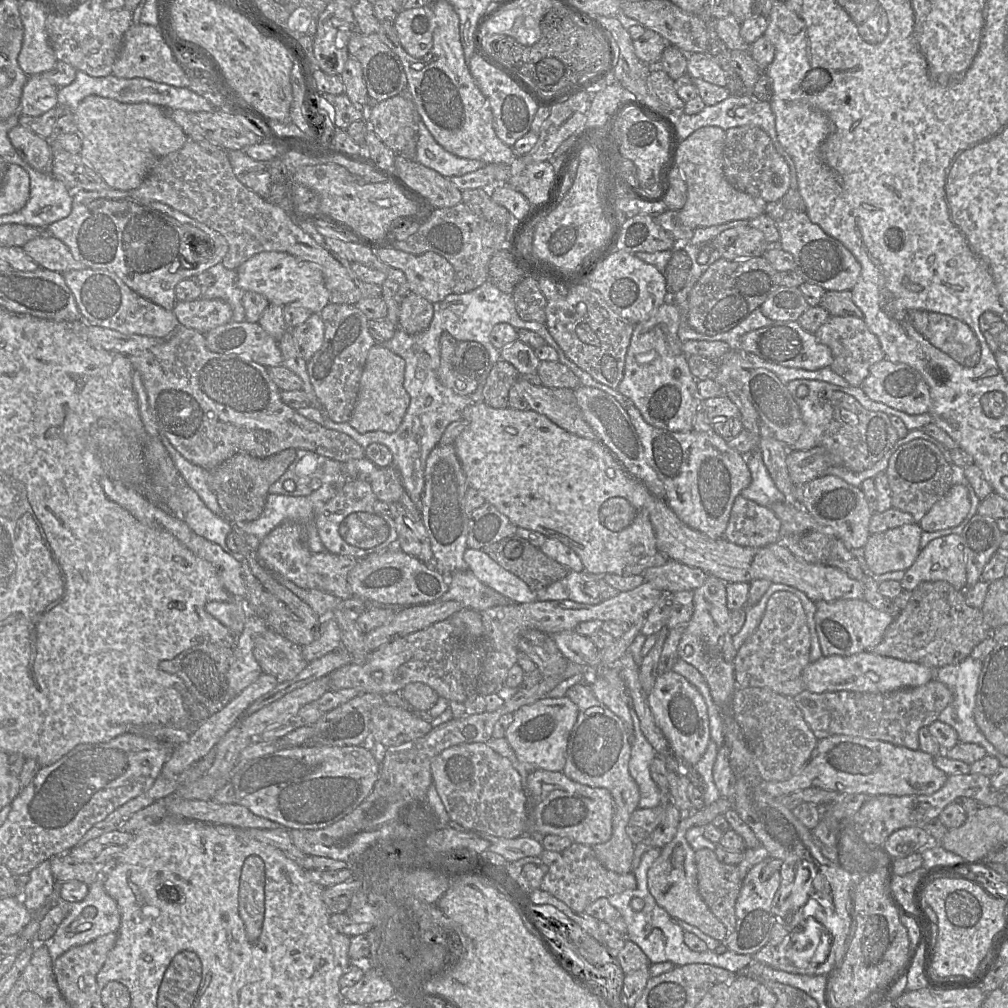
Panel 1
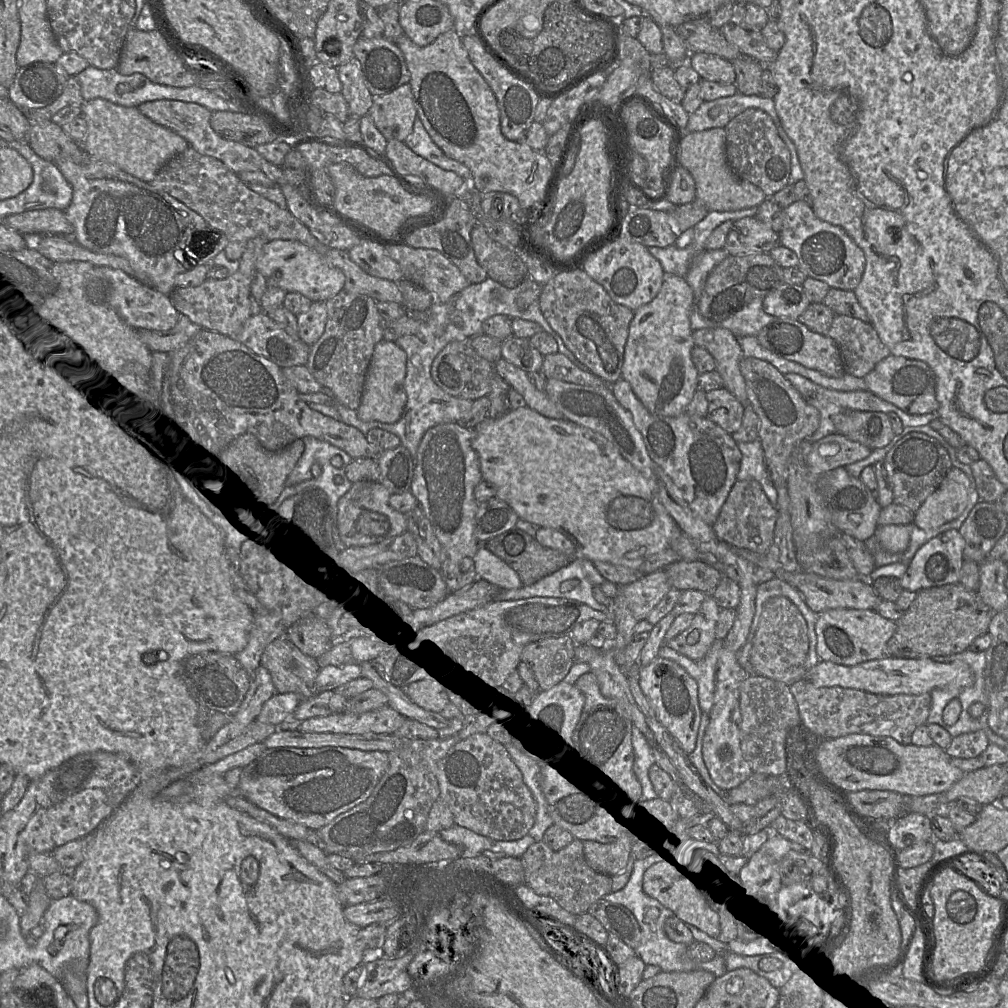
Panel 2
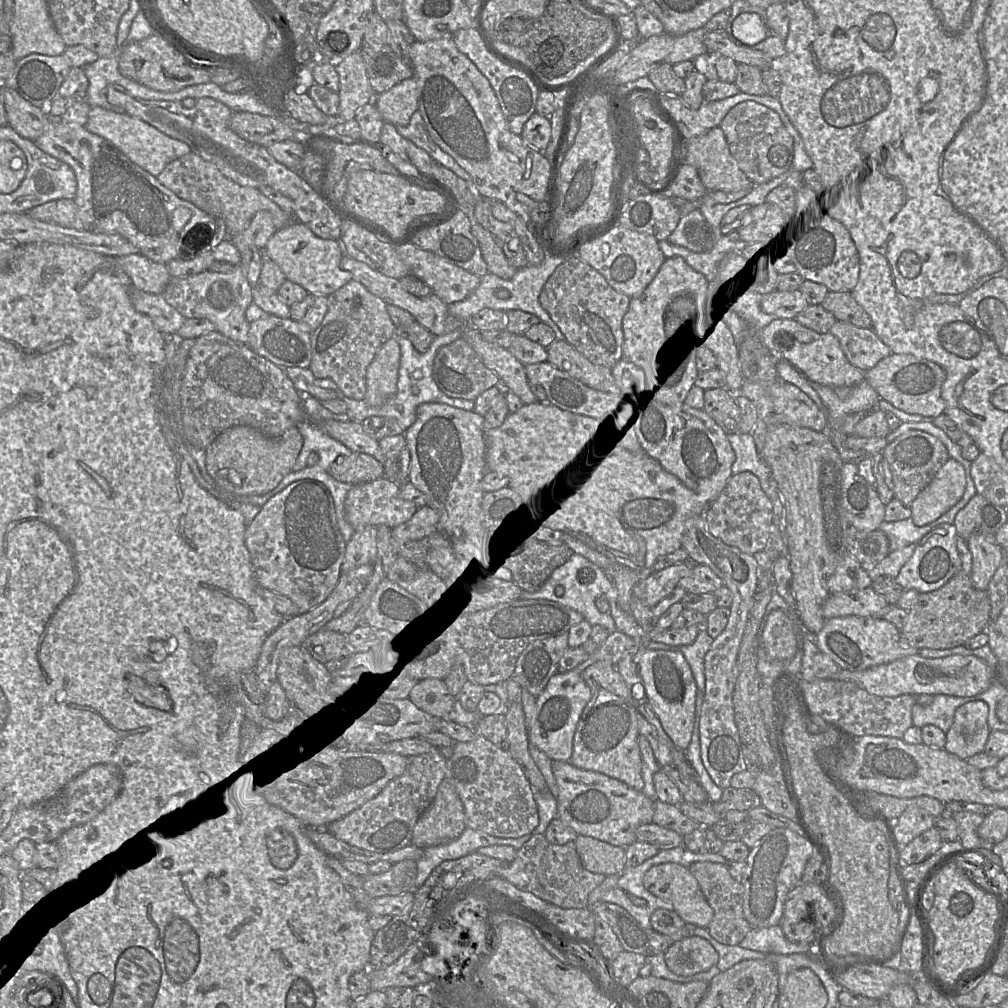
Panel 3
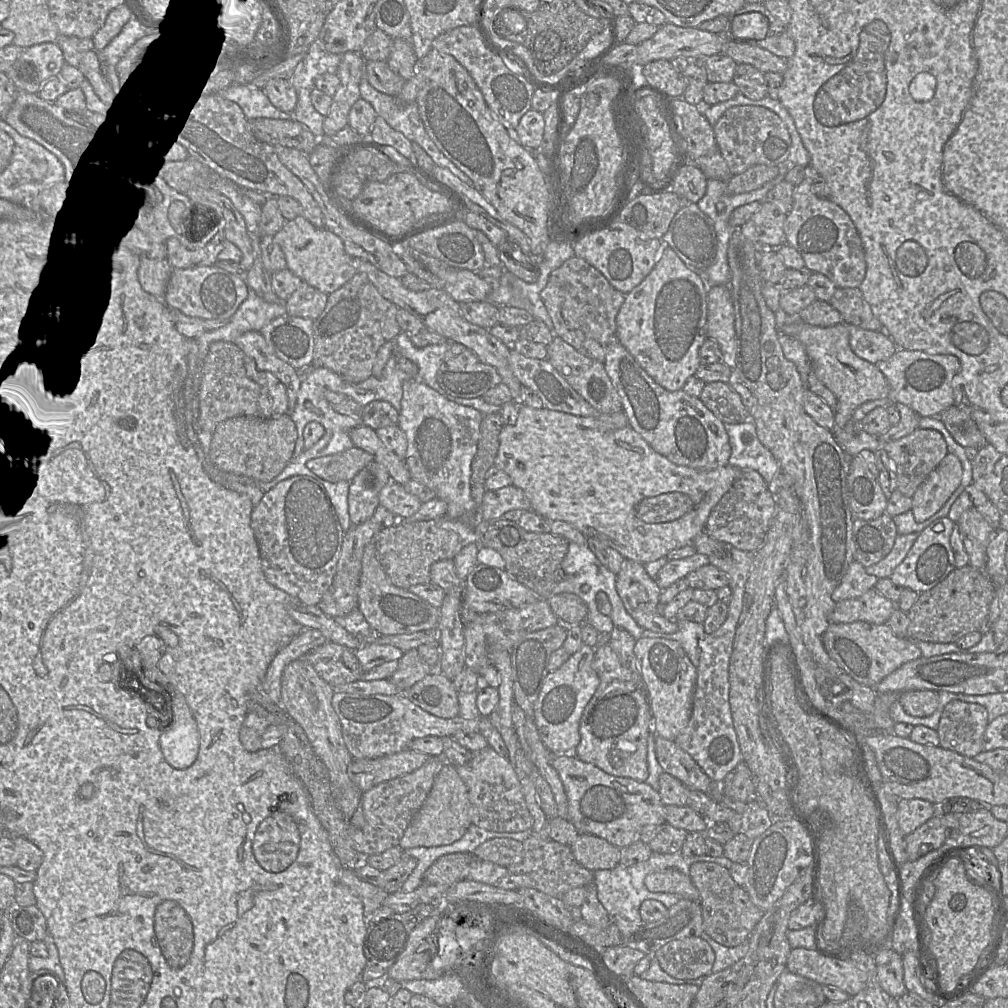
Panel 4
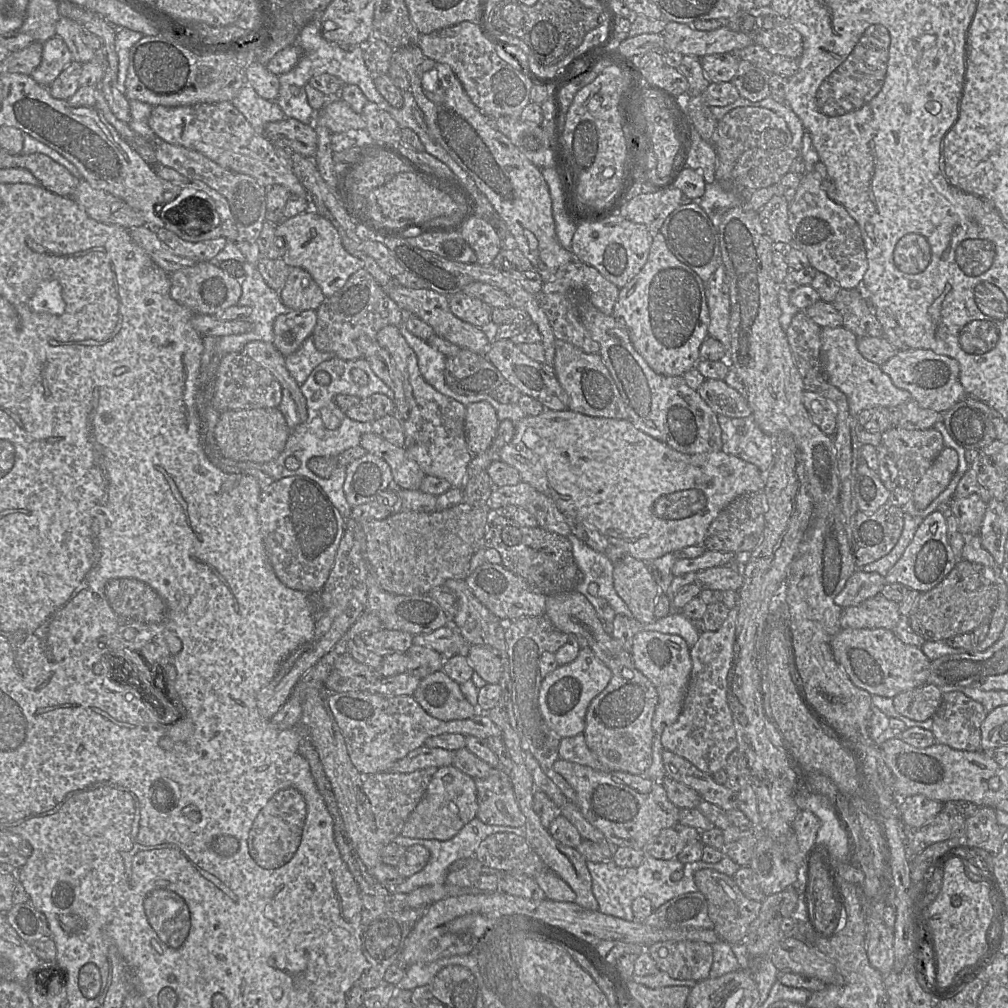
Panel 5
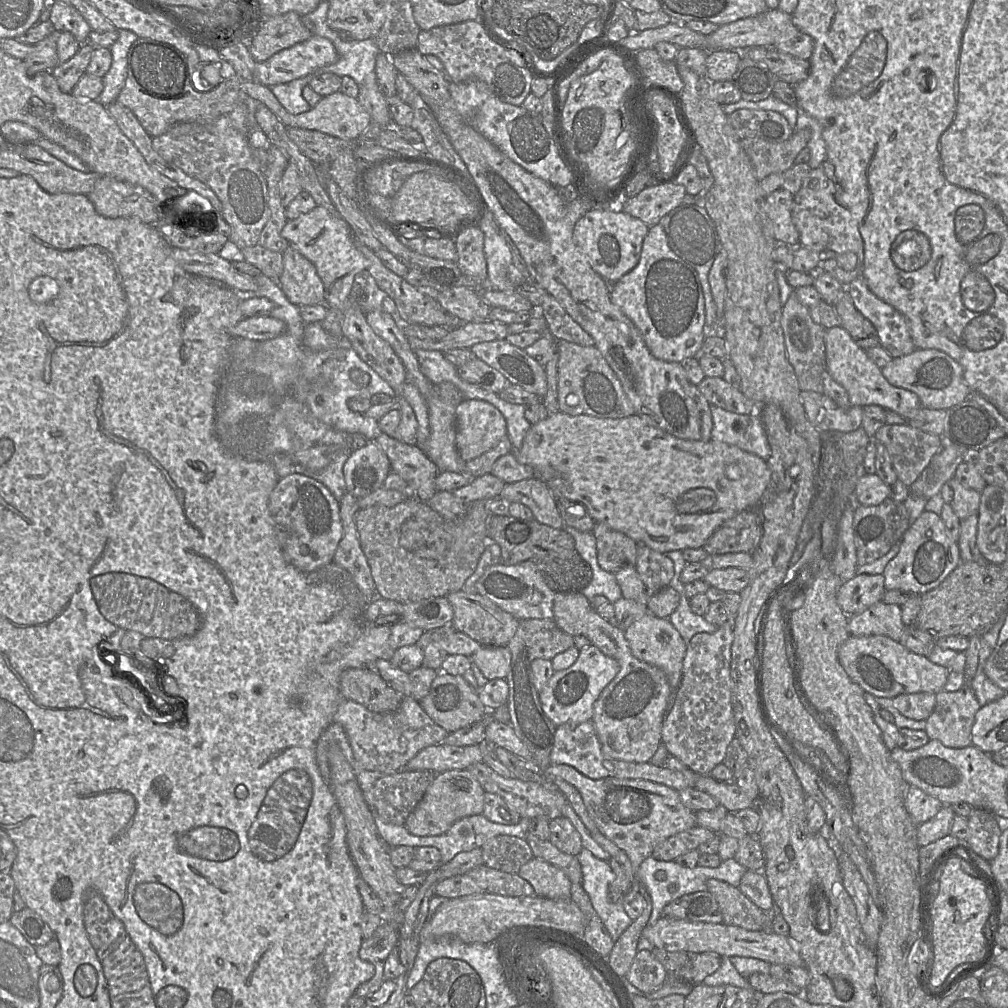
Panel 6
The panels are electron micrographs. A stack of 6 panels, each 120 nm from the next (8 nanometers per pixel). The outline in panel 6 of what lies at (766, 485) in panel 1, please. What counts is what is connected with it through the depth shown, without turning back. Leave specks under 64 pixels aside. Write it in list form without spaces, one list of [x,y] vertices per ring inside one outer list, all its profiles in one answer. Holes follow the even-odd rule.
[[[710,405],[713,421],[711,439],[736,446],[741,450],[755,454],[767,461],[771,455],[771,449],[766,436],[763,422],[757,414],[736,414],[720,407]]]

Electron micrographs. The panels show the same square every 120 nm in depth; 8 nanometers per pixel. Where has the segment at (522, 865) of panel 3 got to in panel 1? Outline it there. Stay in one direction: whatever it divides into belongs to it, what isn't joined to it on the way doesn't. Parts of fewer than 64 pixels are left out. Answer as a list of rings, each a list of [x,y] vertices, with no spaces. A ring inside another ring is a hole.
[[[572,843],[567,849],[555,852],[543,850],[541,860],[548,866],[540,889],[564,902],[572,910],[583,913],[586,907],[598,898],[608,898],[625,890],[634,890],[637,881],[633,872],[618,874],[605,868],[591,846]]]

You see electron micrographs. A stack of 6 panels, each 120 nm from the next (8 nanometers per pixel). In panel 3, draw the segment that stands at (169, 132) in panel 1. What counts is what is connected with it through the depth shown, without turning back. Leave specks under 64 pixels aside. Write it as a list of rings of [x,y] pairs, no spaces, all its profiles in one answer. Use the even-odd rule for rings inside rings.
[[[99,106],[91,107],[85,128],[112,143],[133,163],[157,177],[173,160],[191,152],[189,145],[173,139],[143,120],[128,115],[118,114]]]

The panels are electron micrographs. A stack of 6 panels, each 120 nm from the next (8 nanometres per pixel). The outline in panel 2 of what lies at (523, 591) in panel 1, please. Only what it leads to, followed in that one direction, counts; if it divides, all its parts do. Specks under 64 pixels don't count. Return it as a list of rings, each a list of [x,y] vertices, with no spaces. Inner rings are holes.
[[[479,547],[474,556],[474,563],[480,579],[484,579],[501,589],[518,589],[523,587],[518,574],[502,559],[484,547]]]

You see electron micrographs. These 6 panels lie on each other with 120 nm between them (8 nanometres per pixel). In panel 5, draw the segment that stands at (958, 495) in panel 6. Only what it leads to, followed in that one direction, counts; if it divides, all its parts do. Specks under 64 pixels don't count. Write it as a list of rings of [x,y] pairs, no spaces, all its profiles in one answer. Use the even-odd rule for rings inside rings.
[[[977,494],[964,498],[952,498],[948,504],[949,513],[958,521],[959,530],[964,537],[980,536],[987,503]]]

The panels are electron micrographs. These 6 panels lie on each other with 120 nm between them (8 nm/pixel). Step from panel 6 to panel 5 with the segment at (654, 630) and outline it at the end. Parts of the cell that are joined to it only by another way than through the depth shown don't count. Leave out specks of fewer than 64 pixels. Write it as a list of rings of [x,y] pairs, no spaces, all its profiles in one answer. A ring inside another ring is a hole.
[[[642,630],[633,639],[631,657],[634,666],[652,682],[658,693],[658,704],[652,719],[656,736],[661,737],[664,729],[681,714],[692,669],[689,649],[681,636],[657,631]]]

